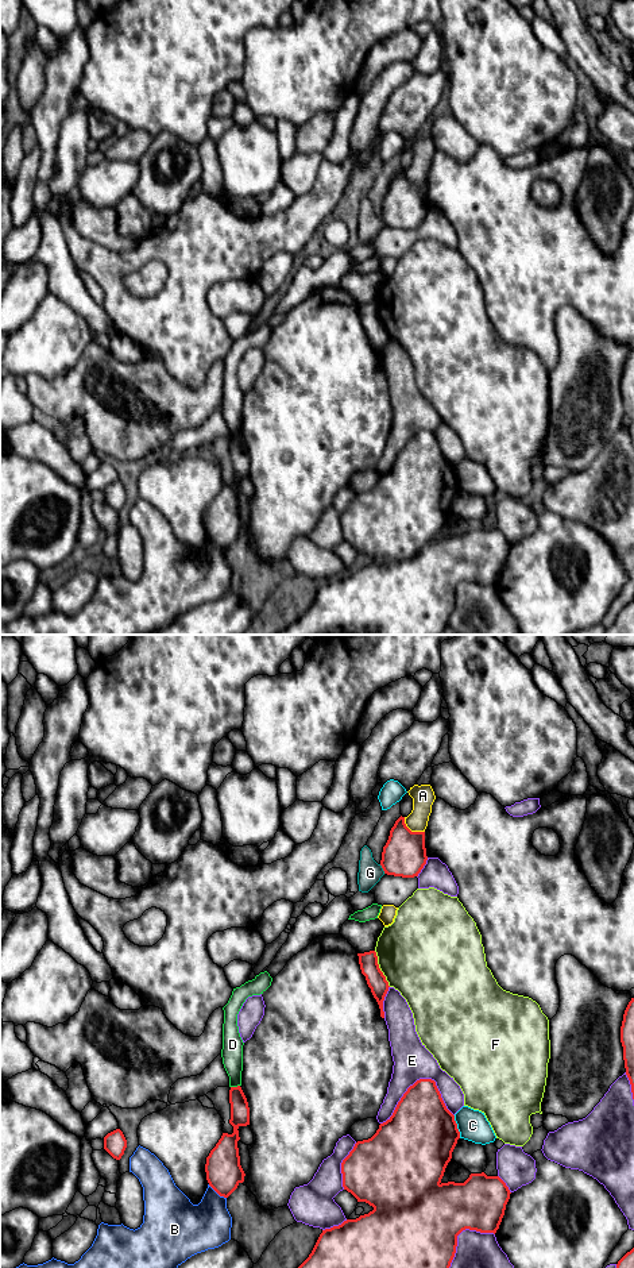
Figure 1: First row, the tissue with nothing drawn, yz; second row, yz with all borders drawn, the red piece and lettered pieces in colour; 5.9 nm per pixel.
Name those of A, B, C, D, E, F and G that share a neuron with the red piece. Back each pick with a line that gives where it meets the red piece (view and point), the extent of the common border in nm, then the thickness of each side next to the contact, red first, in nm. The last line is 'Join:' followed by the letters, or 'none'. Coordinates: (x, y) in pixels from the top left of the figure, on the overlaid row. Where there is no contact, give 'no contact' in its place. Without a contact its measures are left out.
Join: none

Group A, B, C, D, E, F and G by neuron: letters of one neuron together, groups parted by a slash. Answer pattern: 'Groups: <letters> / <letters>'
Groups: A / B / C / D E / F / G

